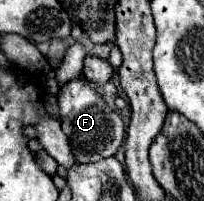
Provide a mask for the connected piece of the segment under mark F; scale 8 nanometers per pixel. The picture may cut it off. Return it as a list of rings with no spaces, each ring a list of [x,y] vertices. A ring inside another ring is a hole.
[[[84,79],[68,81],[58,93],[60,123],[64,135],[70,139],[70,147],[76,163],[96,163],[118,151],[124,137],[124,123],[118,113],[114,113],[102,99],[102,95],[92,89]]]

